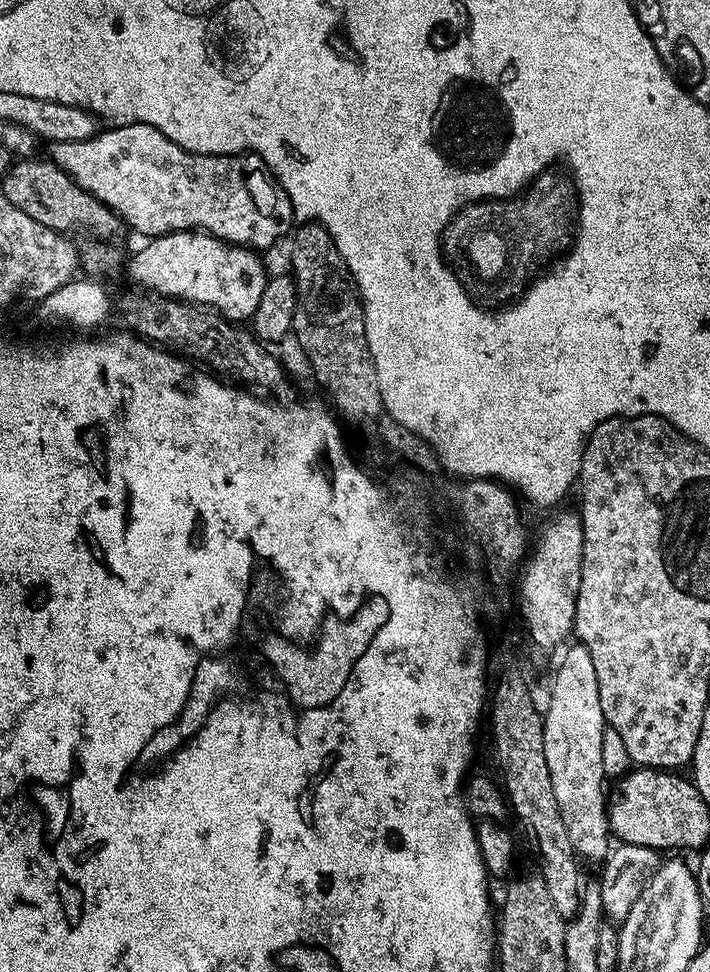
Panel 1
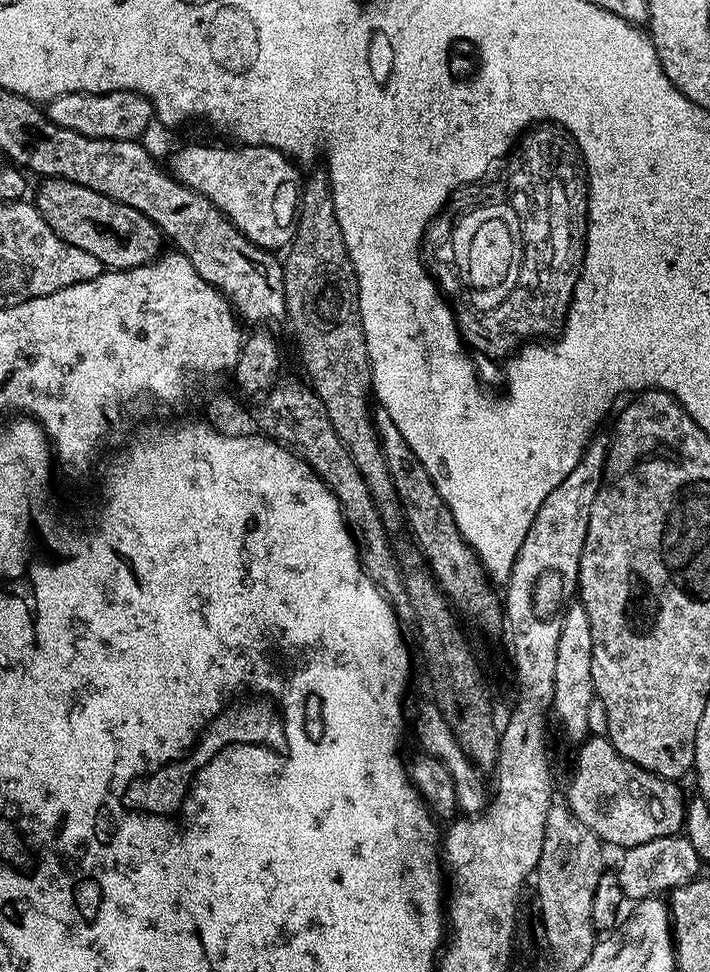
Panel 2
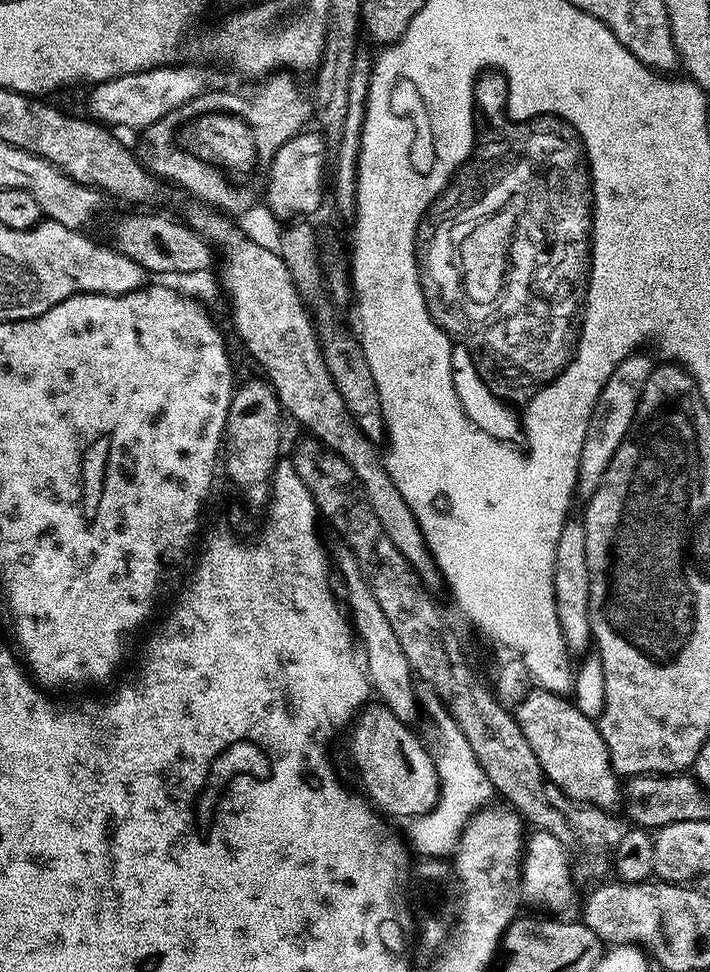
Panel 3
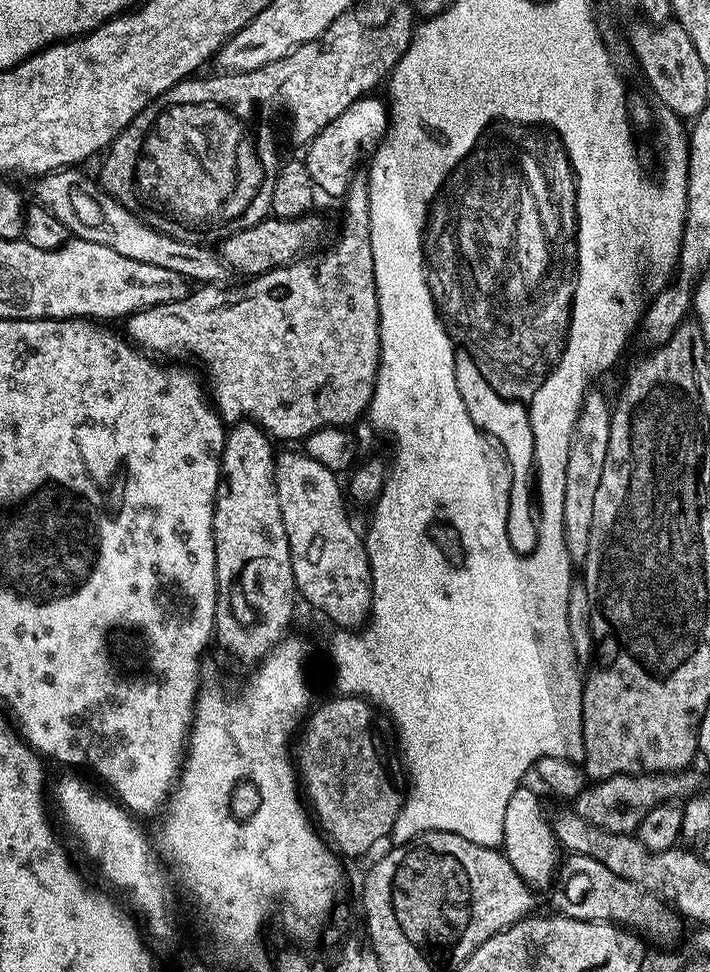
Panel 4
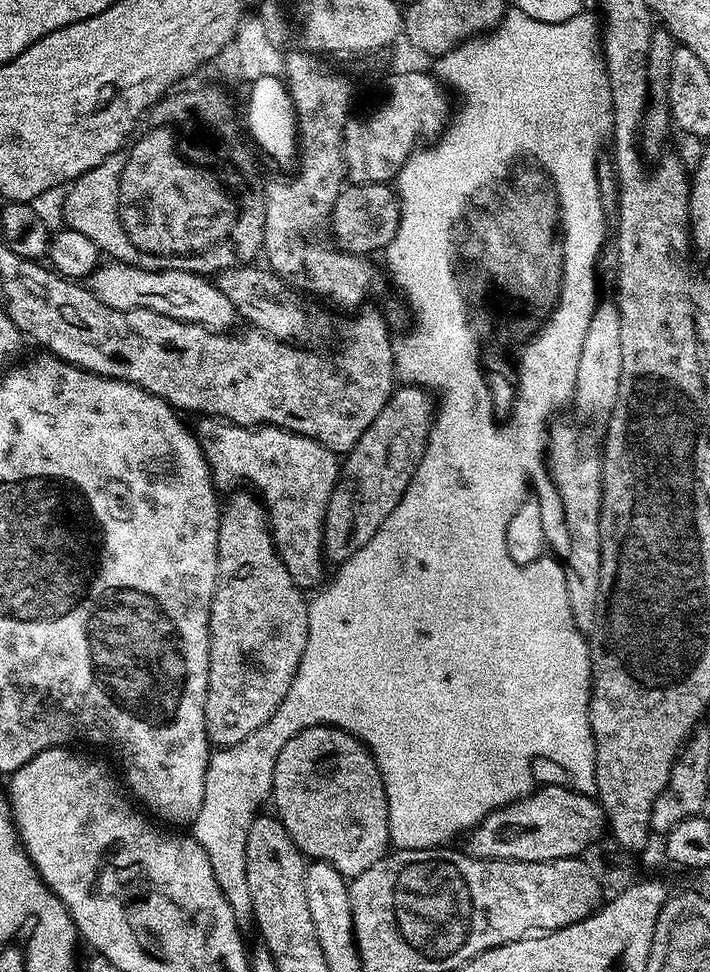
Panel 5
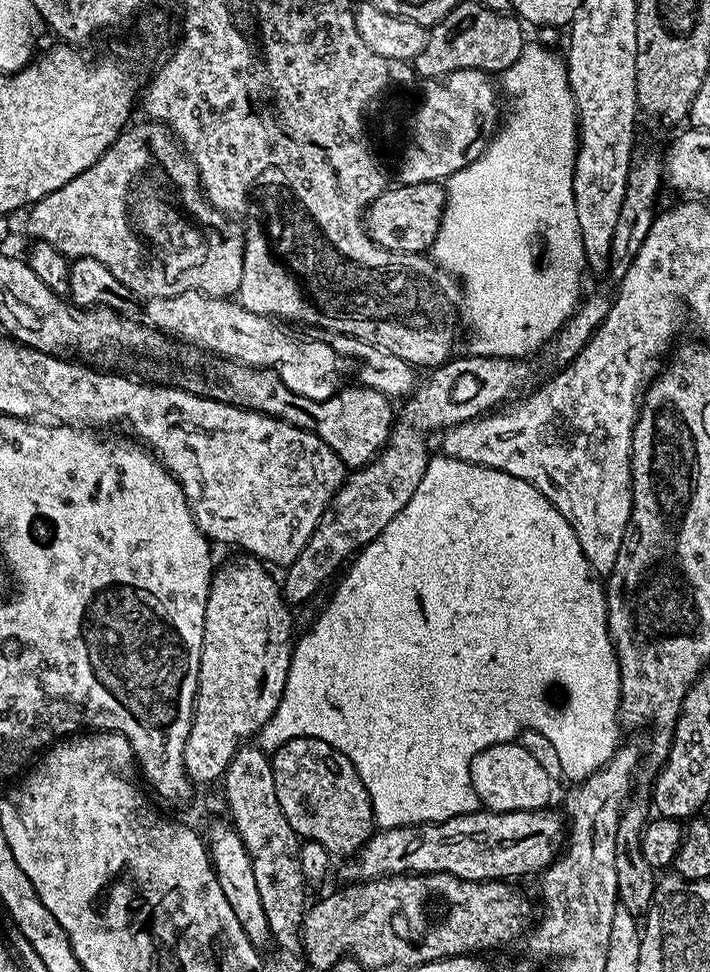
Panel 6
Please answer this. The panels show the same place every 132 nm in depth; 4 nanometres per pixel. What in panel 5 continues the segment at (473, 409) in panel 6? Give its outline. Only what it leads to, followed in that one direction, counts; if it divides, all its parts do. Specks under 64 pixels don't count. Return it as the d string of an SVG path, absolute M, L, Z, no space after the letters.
M404 384L393 391L392 396L382 406L378 418L366 426L366 434L343 457L336 489L330 494L324 519L323 555L333 565L339 566L374 534L390 518L394 506L402 502L402 494L410 486L422 454L426 454L428 432L432 428L438 411L437 401L428 389L415 384Z

